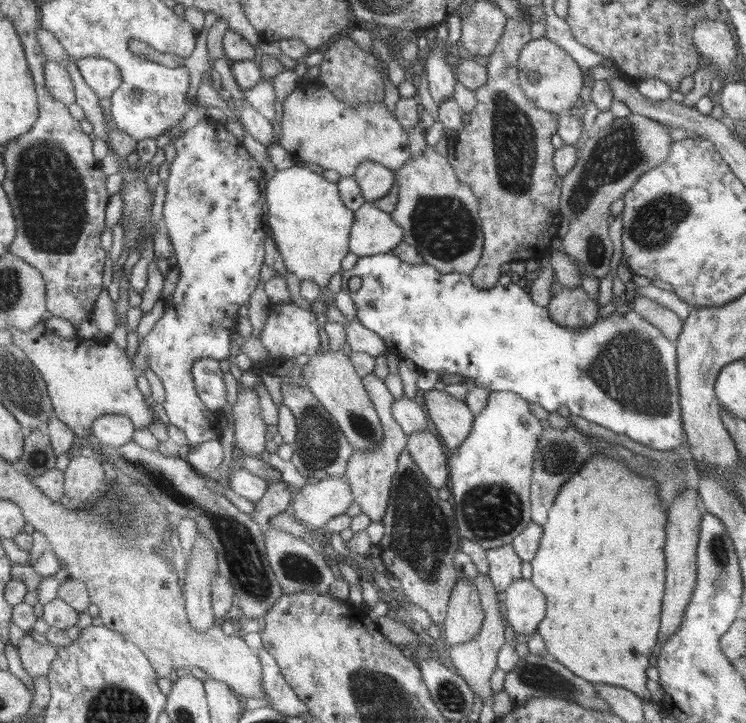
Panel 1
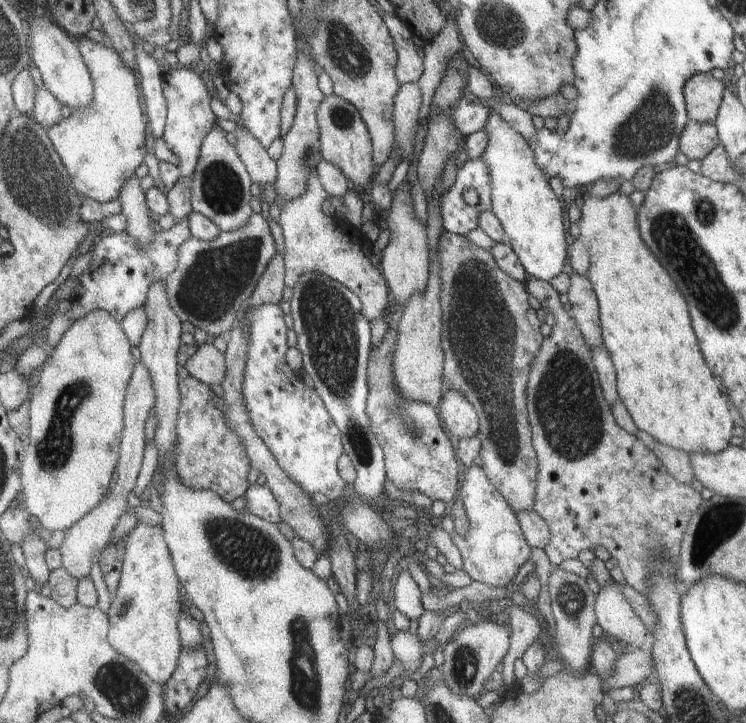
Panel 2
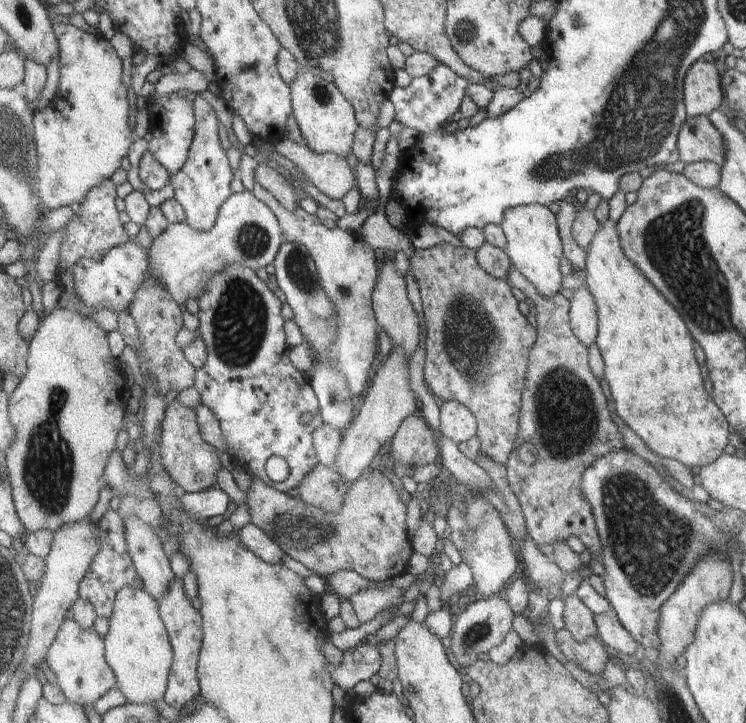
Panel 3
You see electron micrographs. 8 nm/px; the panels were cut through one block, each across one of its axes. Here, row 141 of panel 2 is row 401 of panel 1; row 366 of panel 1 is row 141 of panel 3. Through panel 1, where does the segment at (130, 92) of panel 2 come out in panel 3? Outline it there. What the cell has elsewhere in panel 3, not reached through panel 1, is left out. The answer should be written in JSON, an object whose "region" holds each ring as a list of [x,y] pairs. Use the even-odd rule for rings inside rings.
{"region":[[[54,24],[54,36],[58,40],[59,91],[58,103],[33,114],[32,128],[38,154],[36,176],[32,178],[32,192],[40,202],[40,212],[45,213],[61,206],[82,204],[86,192],[98,188],[100,180],[111,179],[121,168],[122,158],[134,142],[134,132],[128,126],[129,102],[127,89],[122,84],[122,61],[110,41],[101,35],[93,35],[69,24]]]}

